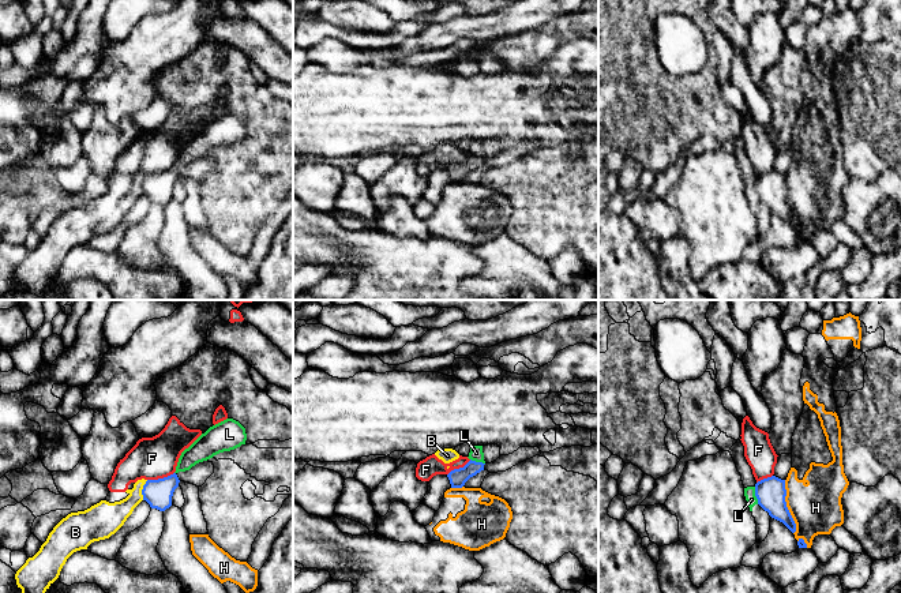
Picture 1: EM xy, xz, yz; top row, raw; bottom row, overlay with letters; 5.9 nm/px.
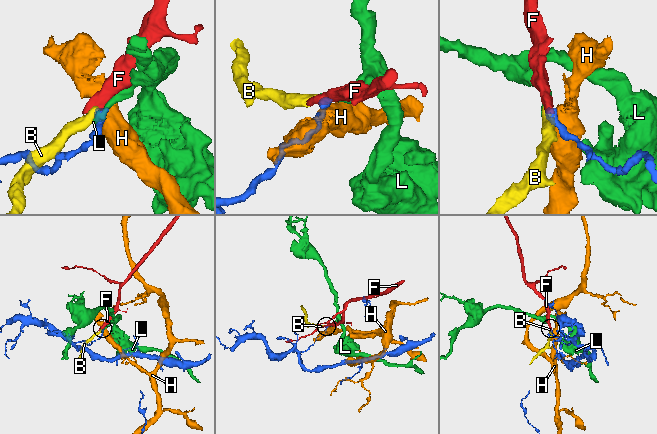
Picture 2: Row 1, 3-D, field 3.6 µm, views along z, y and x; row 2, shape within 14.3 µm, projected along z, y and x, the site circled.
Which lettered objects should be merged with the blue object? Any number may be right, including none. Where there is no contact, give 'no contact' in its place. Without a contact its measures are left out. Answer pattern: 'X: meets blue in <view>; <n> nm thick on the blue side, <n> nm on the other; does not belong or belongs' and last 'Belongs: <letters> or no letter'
B: meets blue in xy; 160 nm thick on the blue side, 180 nm on the other; does not belong
F: meets blue in xy; 160 nm thick on the blue side, 260 nm on the other; does not belong
H: meets blue in yz; 180 nm thick on the blue side, 300 nm on the other; does not belong
L: meets blue in yz; 180 nm thick on the blue side, 70 nm on the other; does not belong
Belongs: no letter

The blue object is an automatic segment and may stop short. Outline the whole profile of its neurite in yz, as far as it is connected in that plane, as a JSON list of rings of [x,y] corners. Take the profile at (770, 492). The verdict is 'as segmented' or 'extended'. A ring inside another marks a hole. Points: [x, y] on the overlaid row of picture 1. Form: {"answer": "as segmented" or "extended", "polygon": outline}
{"answer": "as segmented", "polygon": [[[772,476],[758,481],[755,484],[755,496],[758,504],[767,511],[772,518],[782,522],[792,533],[796,532],[796,523],[785,502],[785,480]]]}

